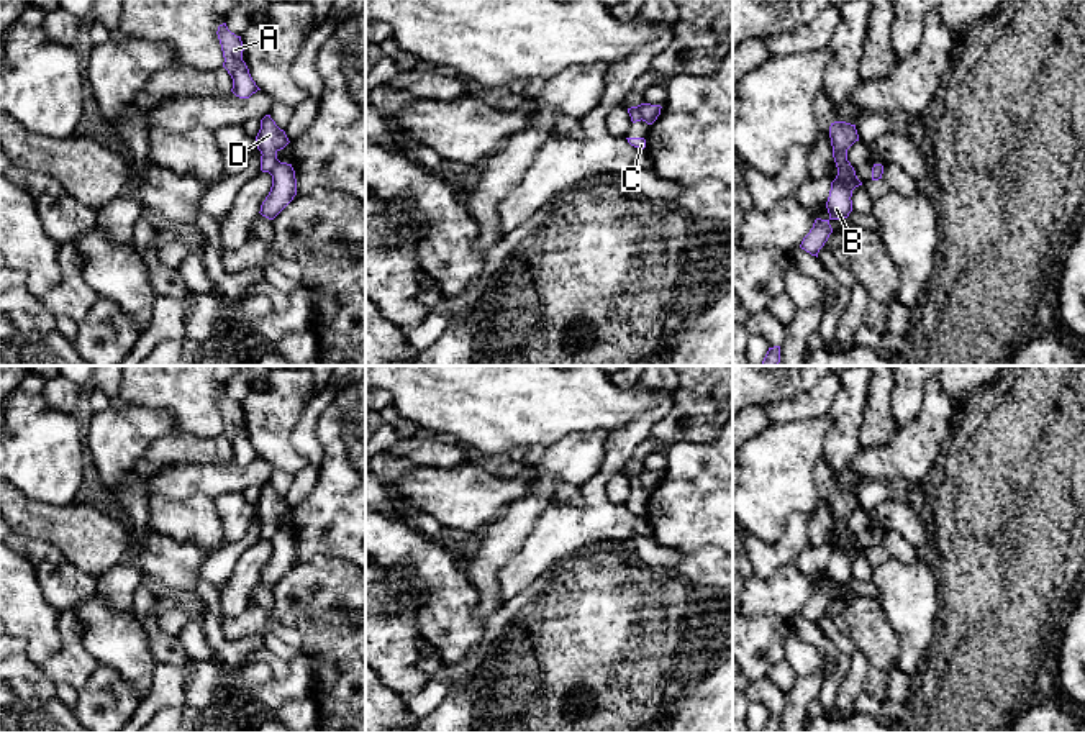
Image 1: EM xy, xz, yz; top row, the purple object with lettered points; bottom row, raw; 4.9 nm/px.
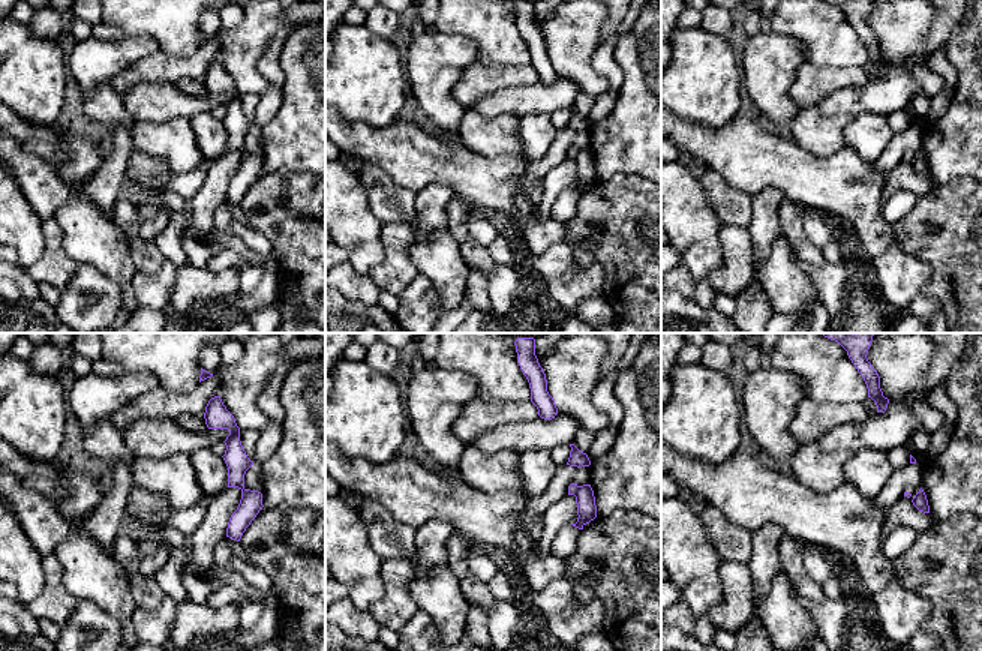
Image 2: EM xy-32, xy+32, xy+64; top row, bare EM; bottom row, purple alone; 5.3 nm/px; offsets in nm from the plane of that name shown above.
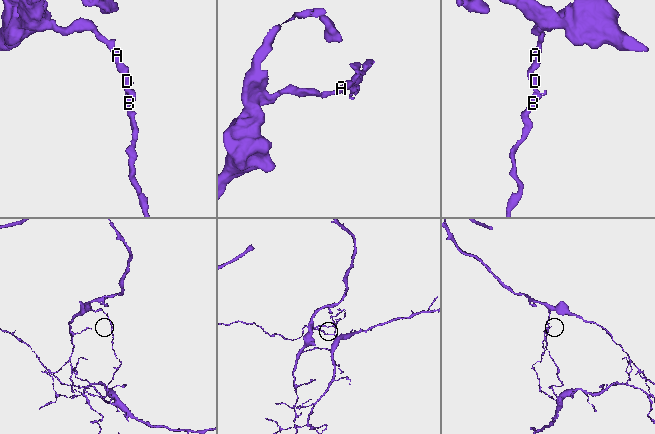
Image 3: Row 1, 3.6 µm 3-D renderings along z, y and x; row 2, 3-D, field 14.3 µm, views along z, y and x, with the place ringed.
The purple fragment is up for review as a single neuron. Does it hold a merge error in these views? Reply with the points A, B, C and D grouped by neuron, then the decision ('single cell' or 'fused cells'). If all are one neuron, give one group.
A C D / B | fused cells

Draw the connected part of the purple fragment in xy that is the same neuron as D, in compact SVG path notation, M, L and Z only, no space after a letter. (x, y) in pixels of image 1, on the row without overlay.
M270 482L261 487L261 497L256 503L256 513L261 518L261 538L272 541L275 533L280 530L277 520L288 512L288 505L284 497L280 497Z

